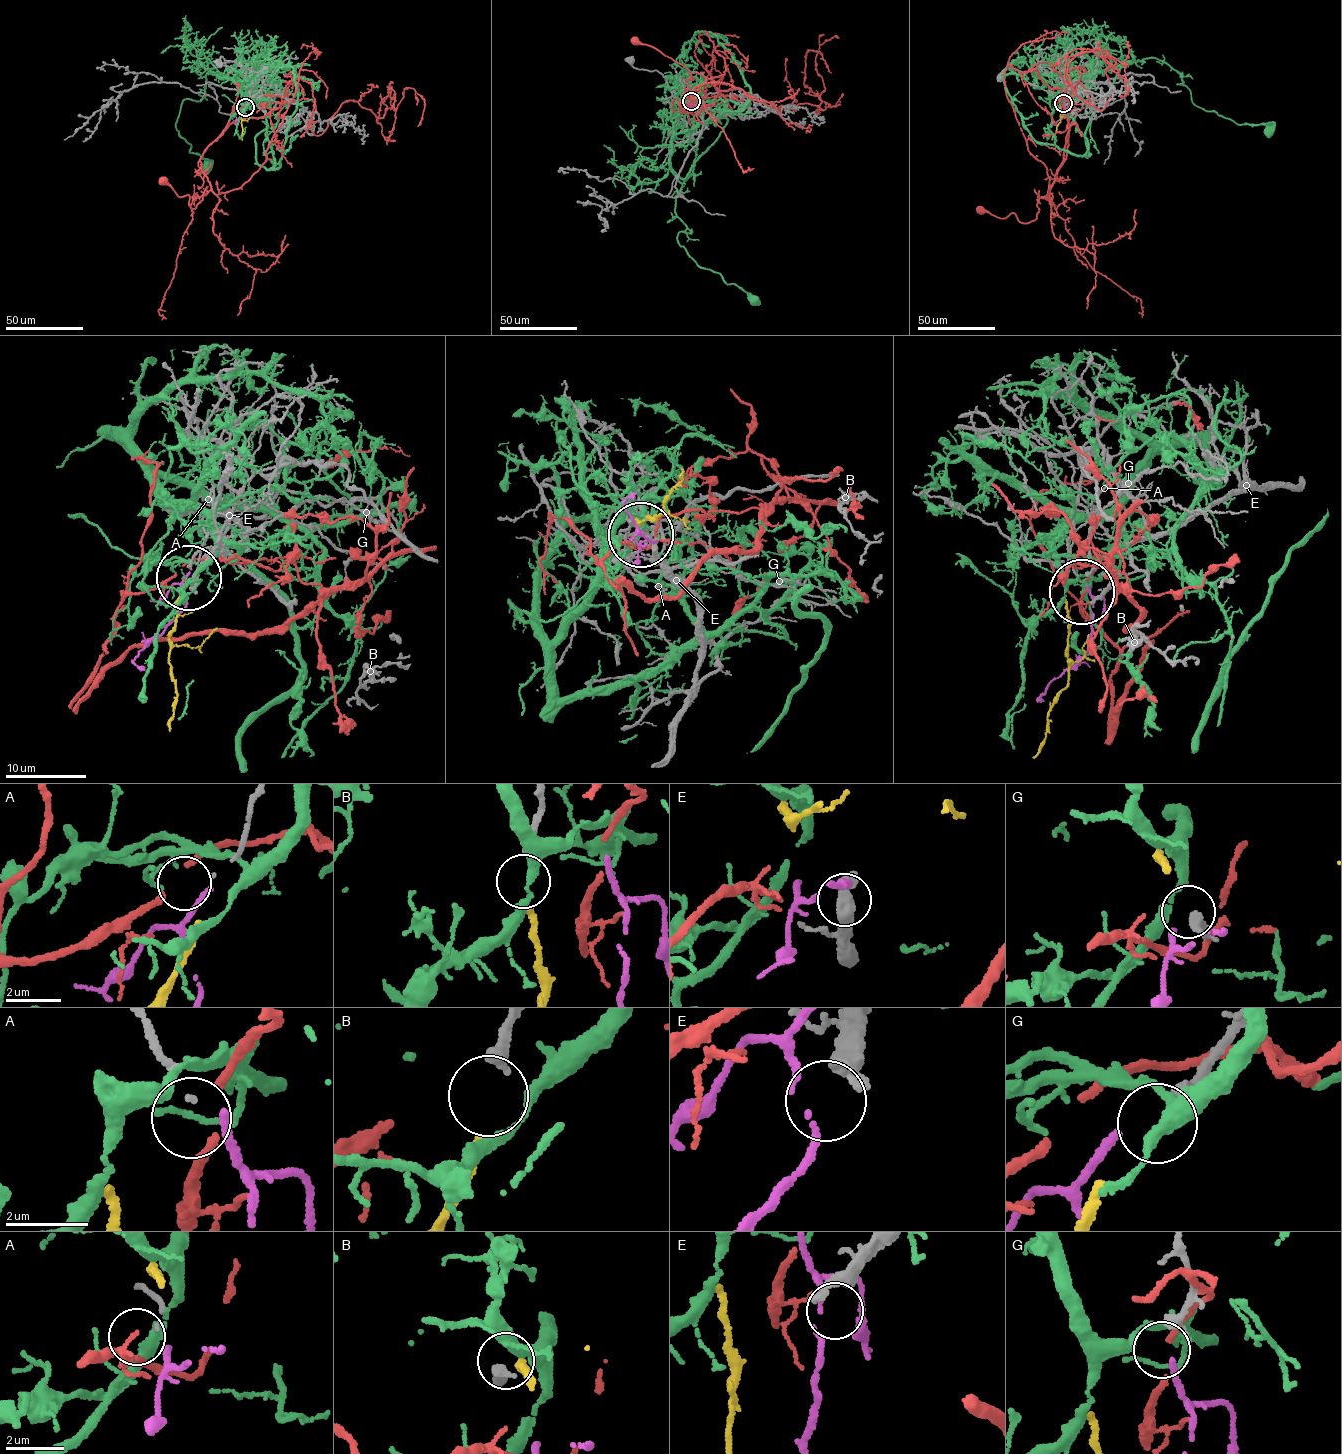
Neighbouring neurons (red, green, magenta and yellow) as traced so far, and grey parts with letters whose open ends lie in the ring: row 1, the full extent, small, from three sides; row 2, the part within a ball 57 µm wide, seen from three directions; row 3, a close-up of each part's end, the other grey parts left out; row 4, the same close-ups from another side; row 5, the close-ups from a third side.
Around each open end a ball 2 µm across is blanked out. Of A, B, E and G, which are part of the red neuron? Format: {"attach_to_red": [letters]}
{"attach_to_red": ["A"]}

